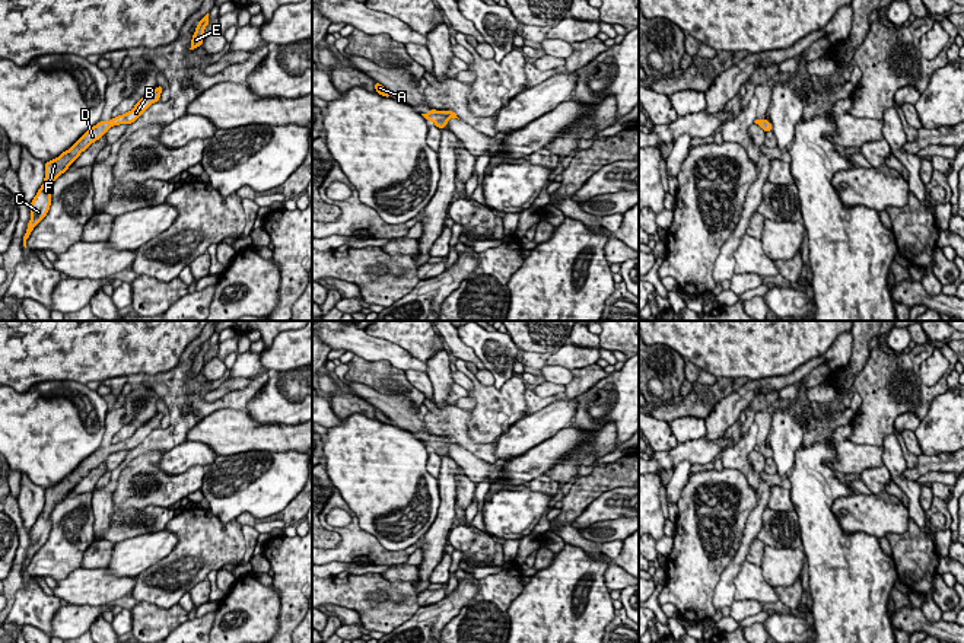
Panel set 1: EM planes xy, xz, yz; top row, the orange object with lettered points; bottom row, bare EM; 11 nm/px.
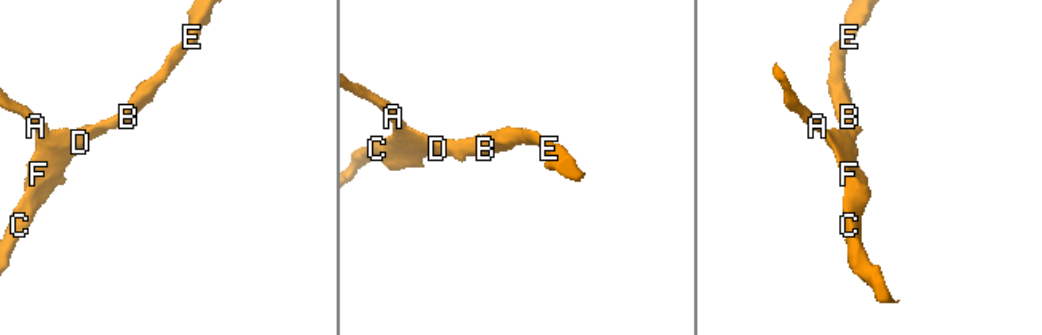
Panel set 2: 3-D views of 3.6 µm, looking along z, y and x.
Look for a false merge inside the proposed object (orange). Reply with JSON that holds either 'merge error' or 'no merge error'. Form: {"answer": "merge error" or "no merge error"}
{"answer": "no merge error"}

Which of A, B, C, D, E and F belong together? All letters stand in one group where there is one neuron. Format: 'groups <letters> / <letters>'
groups A B C D E F

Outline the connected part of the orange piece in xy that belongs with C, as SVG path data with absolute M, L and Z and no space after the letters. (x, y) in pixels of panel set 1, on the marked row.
M159 85L147 96L137 101L134 108L123 115L111 118L109 121L99 121L90 130L88 130L80 139L58 157L45 162L45 178L44 184L38 190L36 195L31 203L31 220L28 223L26 233L23 235L23 246L34 230L34 227L47 216L51 206L51 187L54 181L64 174L69 166L85 152L92 143L99 140L112 125L131 124L134 122L152 104L160 99L163 87Z

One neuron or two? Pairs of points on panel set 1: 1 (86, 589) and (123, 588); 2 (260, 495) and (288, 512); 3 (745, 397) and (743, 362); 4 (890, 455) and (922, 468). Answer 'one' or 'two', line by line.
1: one
2: two
3: two
4: two

